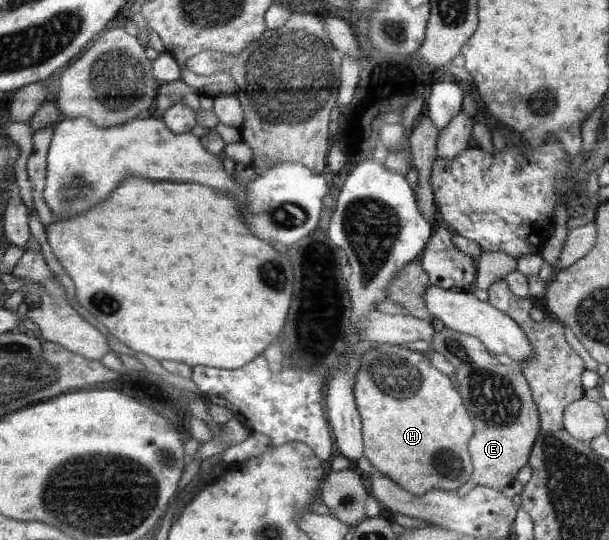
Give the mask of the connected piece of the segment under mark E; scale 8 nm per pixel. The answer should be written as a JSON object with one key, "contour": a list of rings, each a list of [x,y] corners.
{"contour":[[[446,326],[443,330],[434,333],[430,348],[445,356],[446,360],[456,368],[457,388],[474,423],[474,433],[468,444],[473,464],[471,481],[503,491],[515,480],[518,470],[528,464],[533,444],[540,433],[541,425],[537,405],[534,403],[530,386],[523,376],[522,369],[515,363],[508,364],[508,366],[500,364],[478,338]]]}

